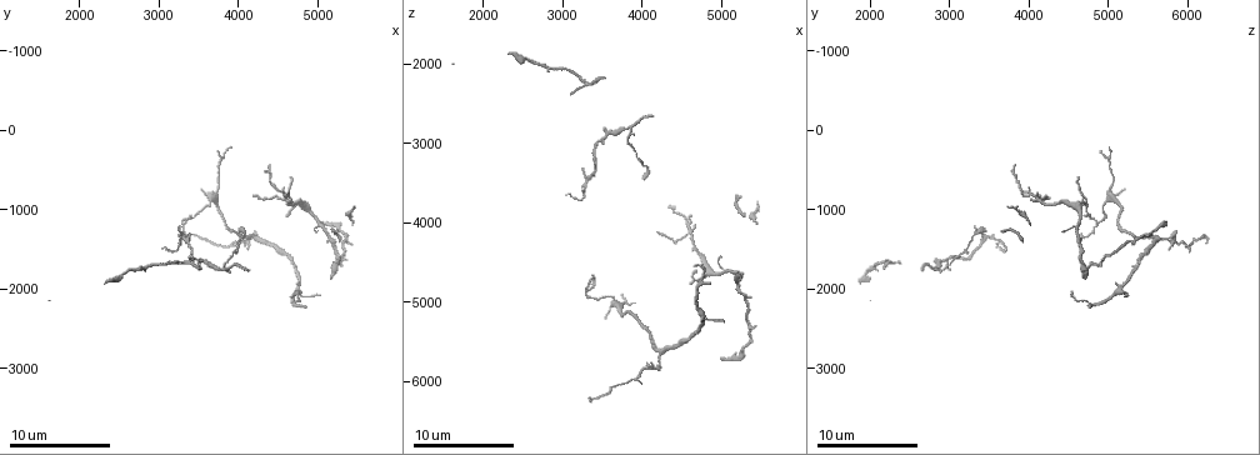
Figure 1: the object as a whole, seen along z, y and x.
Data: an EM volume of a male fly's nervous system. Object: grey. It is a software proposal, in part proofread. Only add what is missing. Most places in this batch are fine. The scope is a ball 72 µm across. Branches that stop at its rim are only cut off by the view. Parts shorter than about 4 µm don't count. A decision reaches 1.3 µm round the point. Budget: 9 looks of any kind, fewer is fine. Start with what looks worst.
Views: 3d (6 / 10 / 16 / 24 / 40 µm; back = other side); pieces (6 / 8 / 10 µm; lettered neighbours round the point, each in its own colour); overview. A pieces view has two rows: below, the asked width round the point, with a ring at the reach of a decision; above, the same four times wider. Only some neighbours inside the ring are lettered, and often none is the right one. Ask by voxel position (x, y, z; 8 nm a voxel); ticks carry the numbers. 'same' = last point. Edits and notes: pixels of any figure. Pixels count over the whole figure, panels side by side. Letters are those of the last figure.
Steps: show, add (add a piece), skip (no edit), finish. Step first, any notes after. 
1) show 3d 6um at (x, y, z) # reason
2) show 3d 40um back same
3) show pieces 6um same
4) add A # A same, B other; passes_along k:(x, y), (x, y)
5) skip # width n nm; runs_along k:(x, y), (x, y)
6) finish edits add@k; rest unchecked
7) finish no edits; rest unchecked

show 3d 10um at (3350, 1450, 6200) # branch stops here

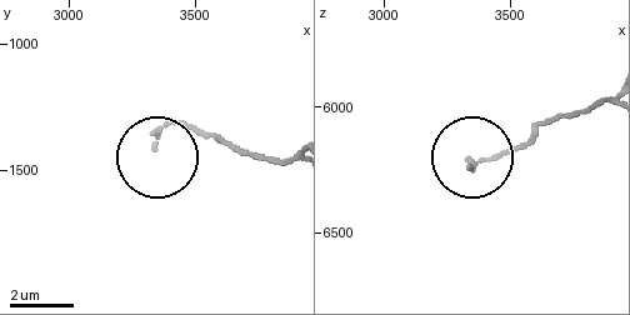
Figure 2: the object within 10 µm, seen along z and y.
show pieces 8um at (3340, 1410, 6230)

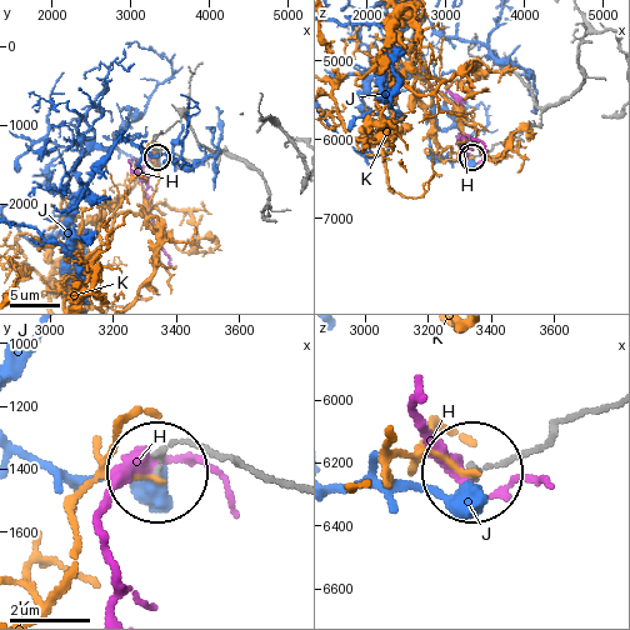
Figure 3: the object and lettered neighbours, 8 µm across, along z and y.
skip # H other, J other, K other; runs_along 3:(609, 403), (471, 474); no lettered piece goes on from it

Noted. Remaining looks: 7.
show pieces 8um at (3350, 1300, 4650) # an open end

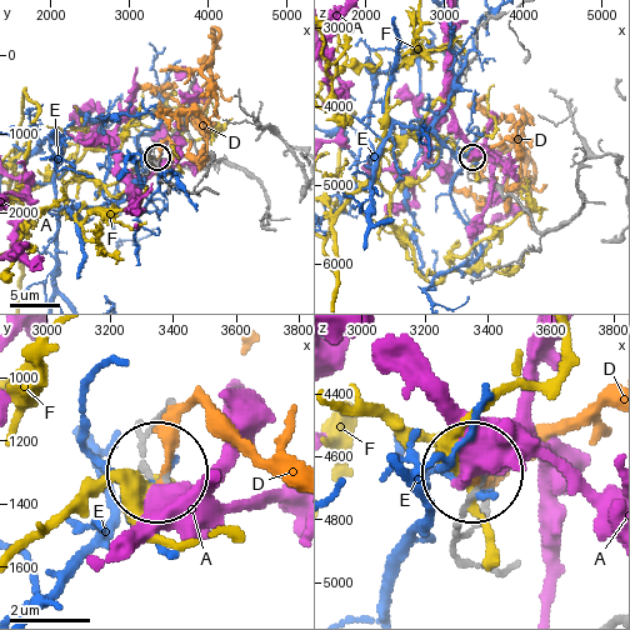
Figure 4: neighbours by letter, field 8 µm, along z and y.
skip # width 120 nm; A other, D other, E other, F other; runs_along 4:(144, 428), (140, 448), (160, 481); none of them fits

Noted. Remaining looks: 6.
show pieces 8um at (3850, 200, 5000)

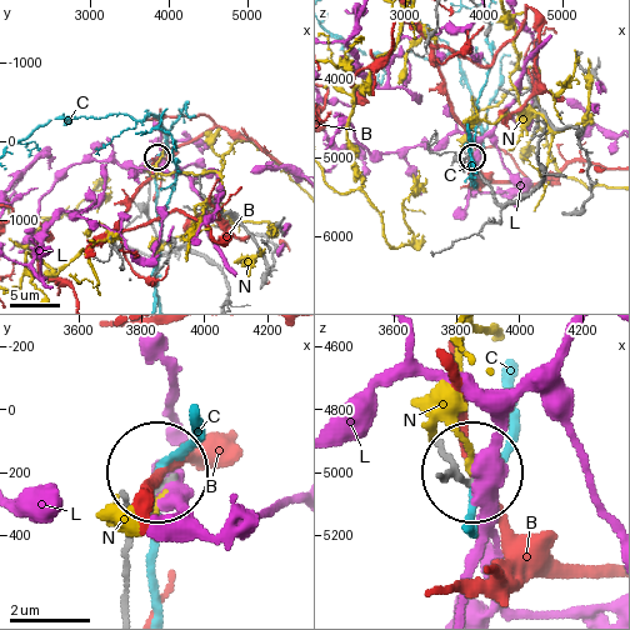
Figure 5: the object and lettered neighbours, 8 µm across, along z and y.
skip # B other, C other, L other, N other; no lettered piece goes on from it

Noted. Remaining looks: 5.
show pieces 8um at (4400, 450, 3800)

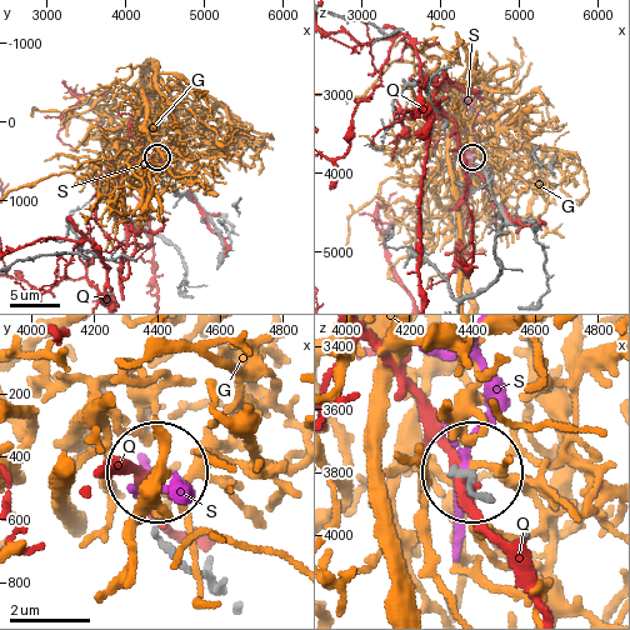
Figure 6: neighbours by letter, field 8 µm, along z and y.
skip # G other, Q other, S other; no lettered piece goes on from it

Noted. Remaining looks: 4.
finish no edits; rest unchecked

